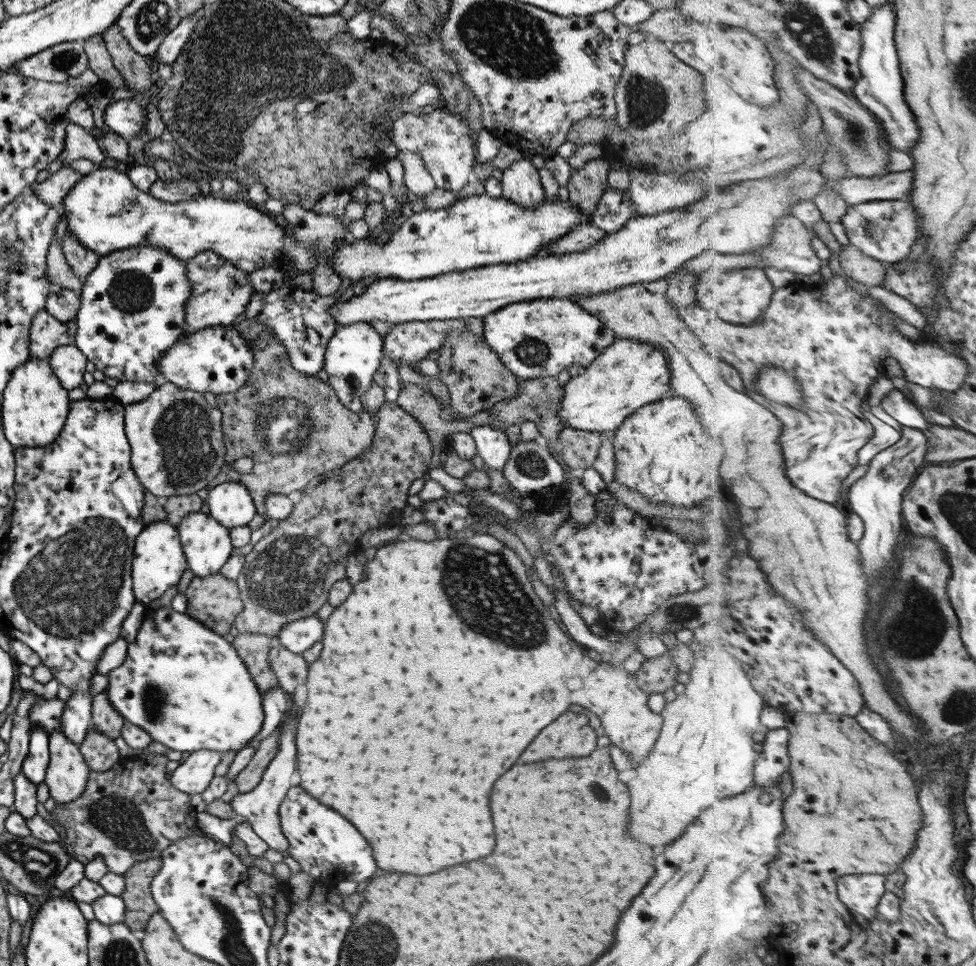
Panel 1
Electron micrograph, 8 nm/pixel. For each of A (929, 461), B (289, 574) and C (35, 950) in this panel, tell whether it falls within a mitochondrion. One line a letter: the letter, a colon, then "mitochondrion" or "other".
A: other
B: mitochondrion
C: other

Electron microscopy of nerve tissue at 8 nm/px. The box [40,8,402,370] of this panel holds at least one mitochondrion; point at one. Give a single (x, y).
(197, 109)

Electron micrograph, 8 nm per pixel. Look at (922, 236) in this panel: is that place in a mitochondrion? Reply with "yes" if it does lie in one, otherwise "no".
no

